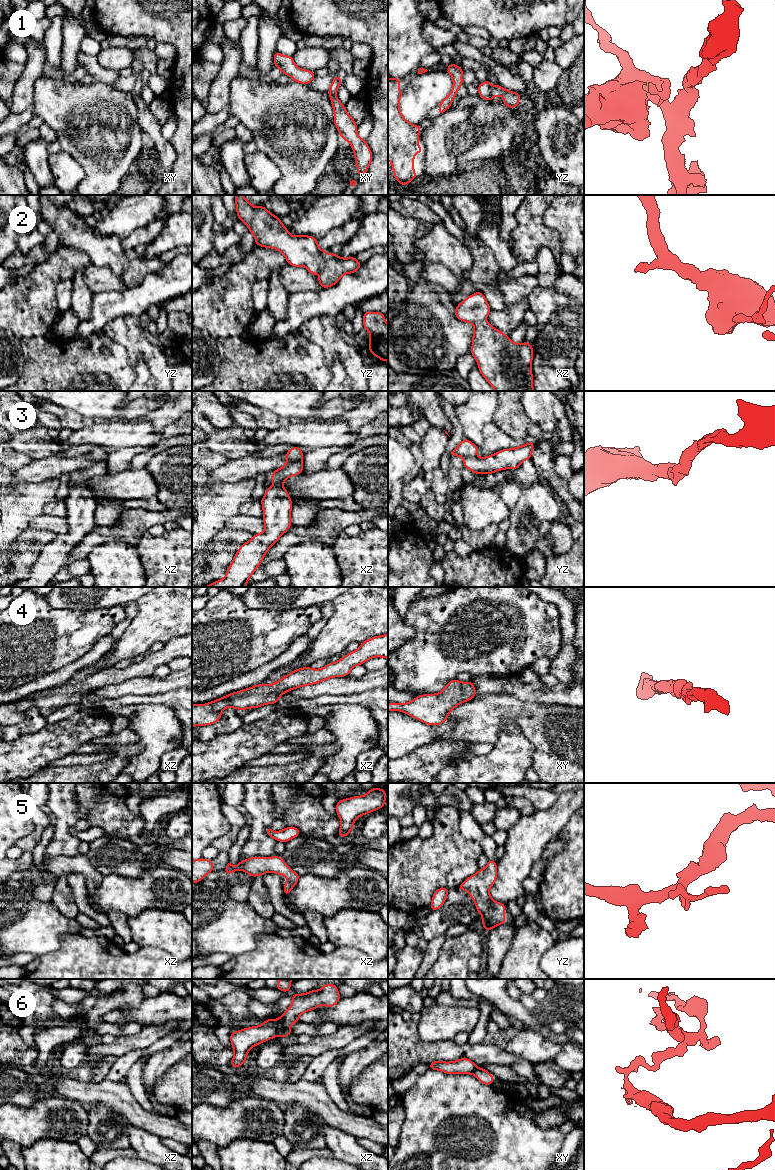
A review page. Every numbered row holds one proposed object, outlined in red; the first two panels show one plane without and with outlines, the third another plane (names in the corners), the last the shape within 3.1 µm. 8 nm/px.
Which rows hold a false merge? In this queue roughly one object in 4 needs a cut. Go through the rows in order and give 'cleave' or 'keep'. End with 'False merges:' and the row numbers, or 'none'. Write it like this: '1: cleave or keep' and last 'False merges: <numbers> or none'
1: keep
2: keep
3: keep
4: keep
5: keep
6: cleave
False merges: 6

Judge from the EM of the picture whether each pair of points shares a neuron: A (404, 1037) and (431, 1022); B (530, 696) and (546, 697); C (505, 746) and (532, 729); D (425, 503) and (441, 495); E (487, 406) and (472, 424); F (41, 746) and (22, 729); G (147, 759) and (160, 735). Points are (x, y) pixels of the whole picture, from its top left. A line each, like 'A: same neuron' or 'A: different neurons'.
A: different neurons
B: same neuron
C: different neurons
D: different neurons
E: same neuron
F: different neurons
G: same neuron

